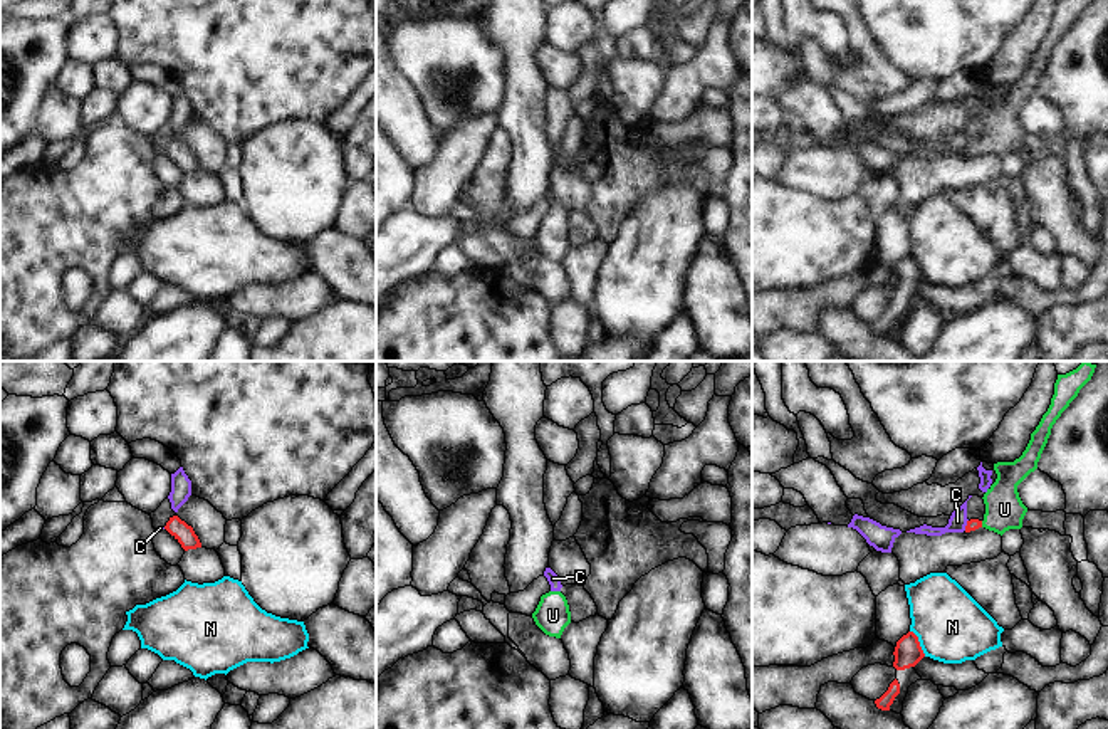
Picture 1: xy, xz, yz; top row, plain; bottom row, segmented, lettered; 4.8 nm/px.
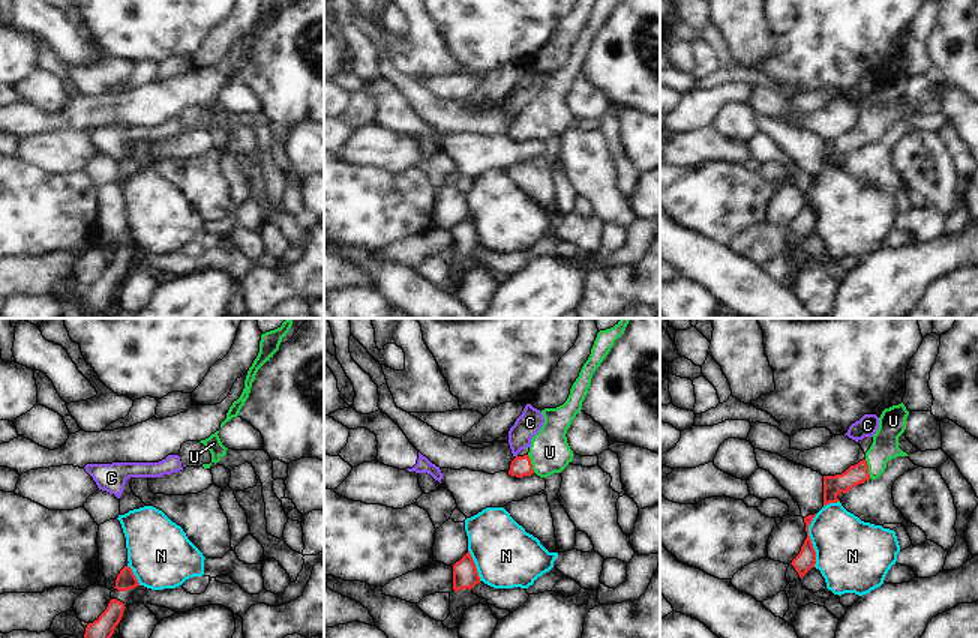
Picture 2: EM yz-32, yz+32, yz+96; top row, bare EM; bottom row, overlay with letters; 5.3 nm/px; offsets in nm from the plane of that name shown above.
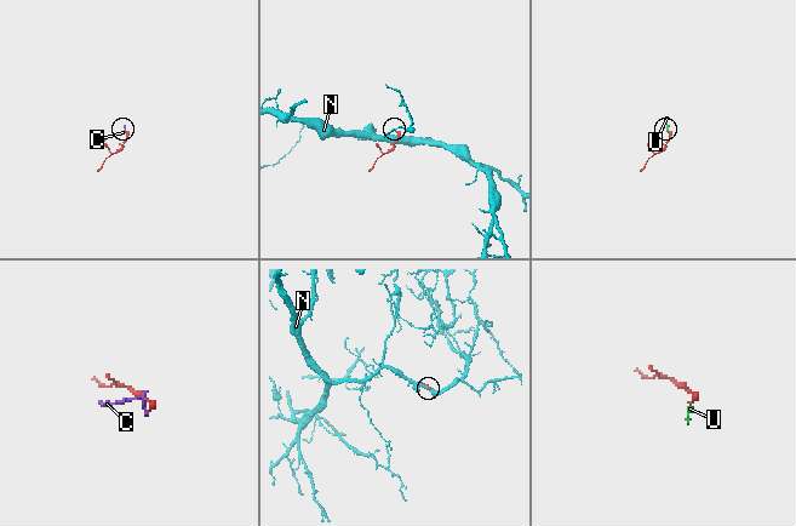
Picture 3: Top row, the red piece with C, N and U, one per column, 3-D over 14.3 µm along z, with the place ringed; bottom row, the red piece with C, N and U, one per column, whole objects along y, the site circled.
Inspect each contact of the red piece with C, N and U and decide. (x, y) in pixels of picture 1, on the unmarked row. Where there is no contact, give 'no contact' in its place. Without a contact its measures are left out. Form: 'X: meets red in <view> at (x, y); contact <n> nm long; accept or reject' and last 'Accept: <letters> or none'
C: meets red in yz at (967, 148); contact 60 nm long; reject
N: meets red in yz at (919, 267); contact 150 nm long; reject
U: meets red in yz at (981, 148); contact 30 nm long; accept
Accept: U

